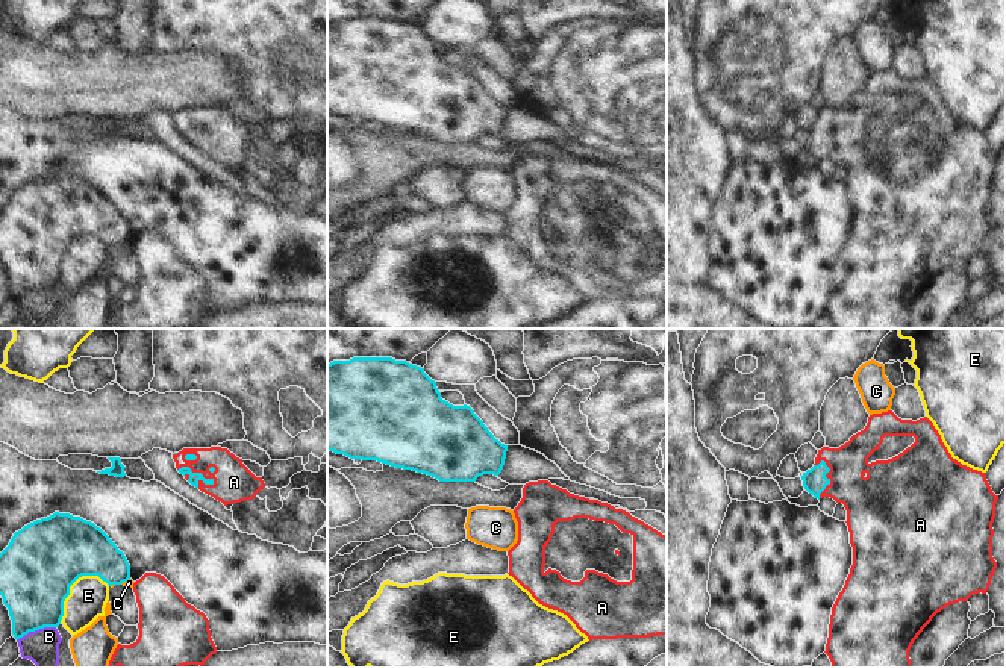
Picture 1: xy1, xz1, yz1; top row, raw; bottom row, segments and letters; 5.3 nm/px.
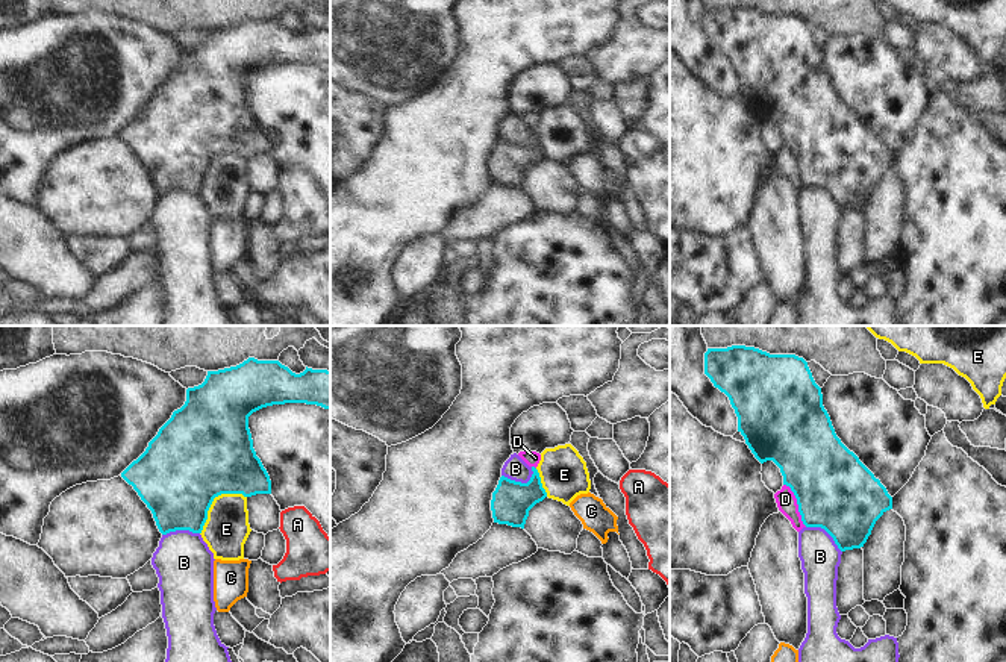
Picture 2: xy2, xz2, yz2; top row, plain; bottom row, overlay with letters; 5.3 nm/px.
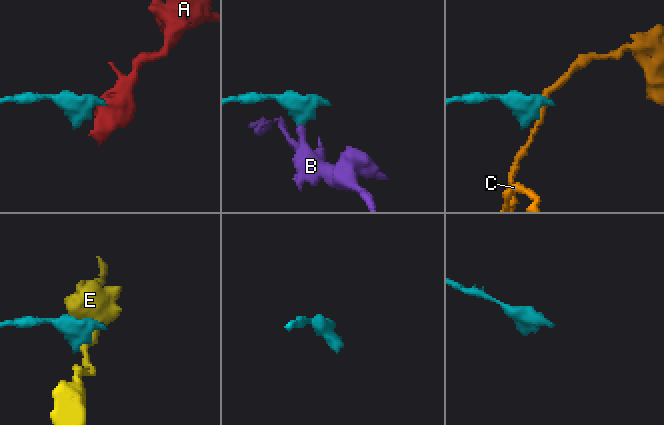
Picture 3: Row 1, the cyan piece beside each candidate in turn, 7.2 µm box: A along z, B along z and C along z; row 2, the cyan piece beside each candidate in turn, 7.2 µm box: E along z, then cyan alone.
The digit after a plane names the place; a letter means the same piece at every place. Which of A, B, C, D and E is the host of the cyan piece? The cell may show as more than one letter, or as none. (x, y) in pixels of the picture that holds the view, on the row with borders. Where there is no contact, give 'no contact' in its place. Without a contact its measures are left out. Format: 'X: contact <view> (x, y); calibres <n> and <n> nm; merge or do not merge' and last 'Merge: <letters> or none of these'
A: contact xy1 (197, 473); calibres 60 and 220 nm; merge
B: contact xz2 (518, 482); calibres 220 and 120 nm; do not merge
C: contact xy1 (124, 580); calibres 260 and 40 nm; do not merge
D: contact yz2 (797, 503); calibres 420 and 110 nm; do not merge
E: contact xy1 (71, 583); calibres 400 and 200 nm; do not merge
Merge: A

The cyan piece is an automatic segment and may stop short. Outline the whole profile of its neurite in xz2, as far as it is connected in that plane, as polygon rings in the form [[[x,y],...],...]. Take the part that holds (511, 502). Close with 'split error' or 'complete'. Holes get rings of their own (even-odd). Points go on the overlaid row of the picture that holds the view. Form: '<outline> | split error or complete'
[[[538,470],[532,471],[527,483],[500,477],[491,500],[494,523],[524,529],[529,511],[547,497]]] | complete

